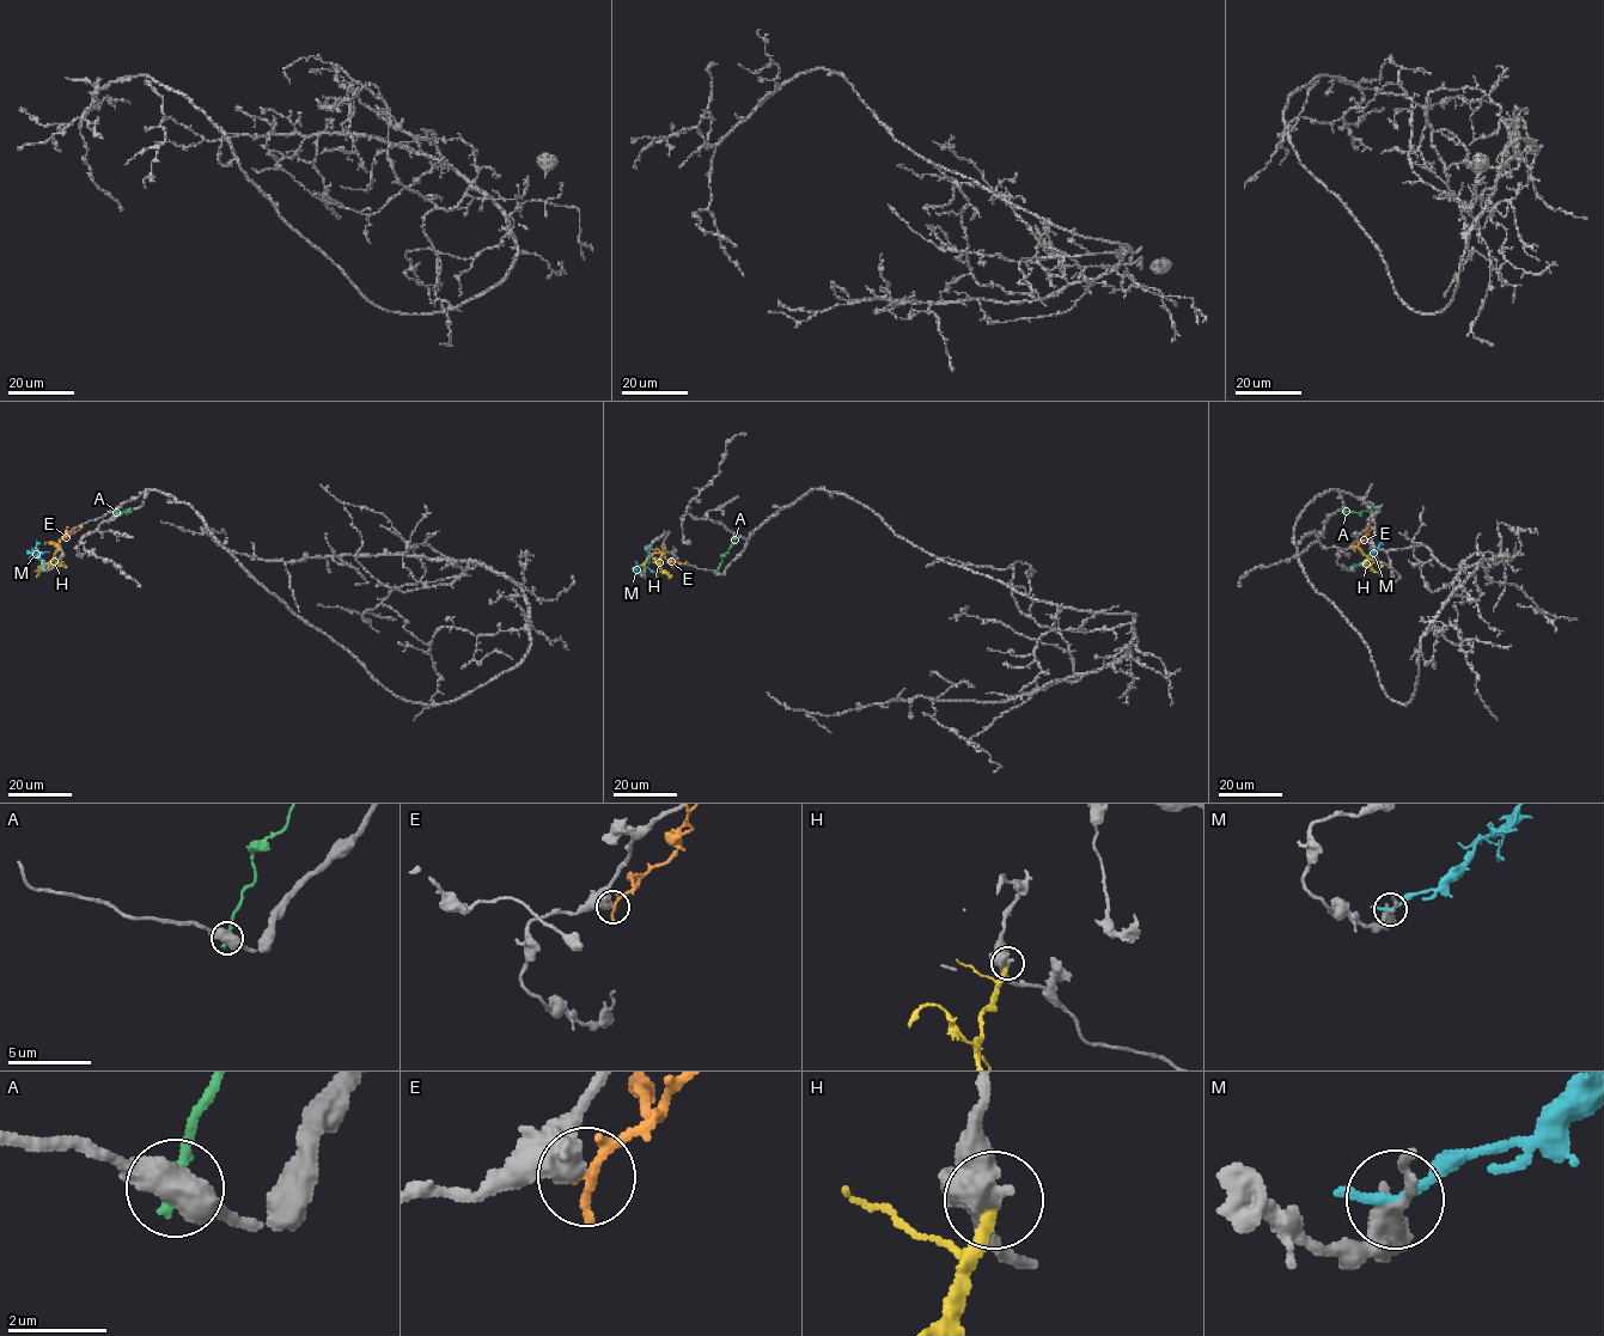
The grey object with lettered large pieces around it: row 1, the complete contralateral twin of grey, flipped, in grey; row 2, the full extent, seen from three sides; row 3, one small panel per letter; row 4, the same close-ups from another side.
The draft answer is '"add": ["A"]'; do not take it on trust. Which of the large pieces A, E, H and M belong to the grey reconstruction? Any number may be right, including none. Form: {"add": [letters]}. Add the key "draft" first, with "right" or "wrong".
{"draft": "wrong", "add": []}

